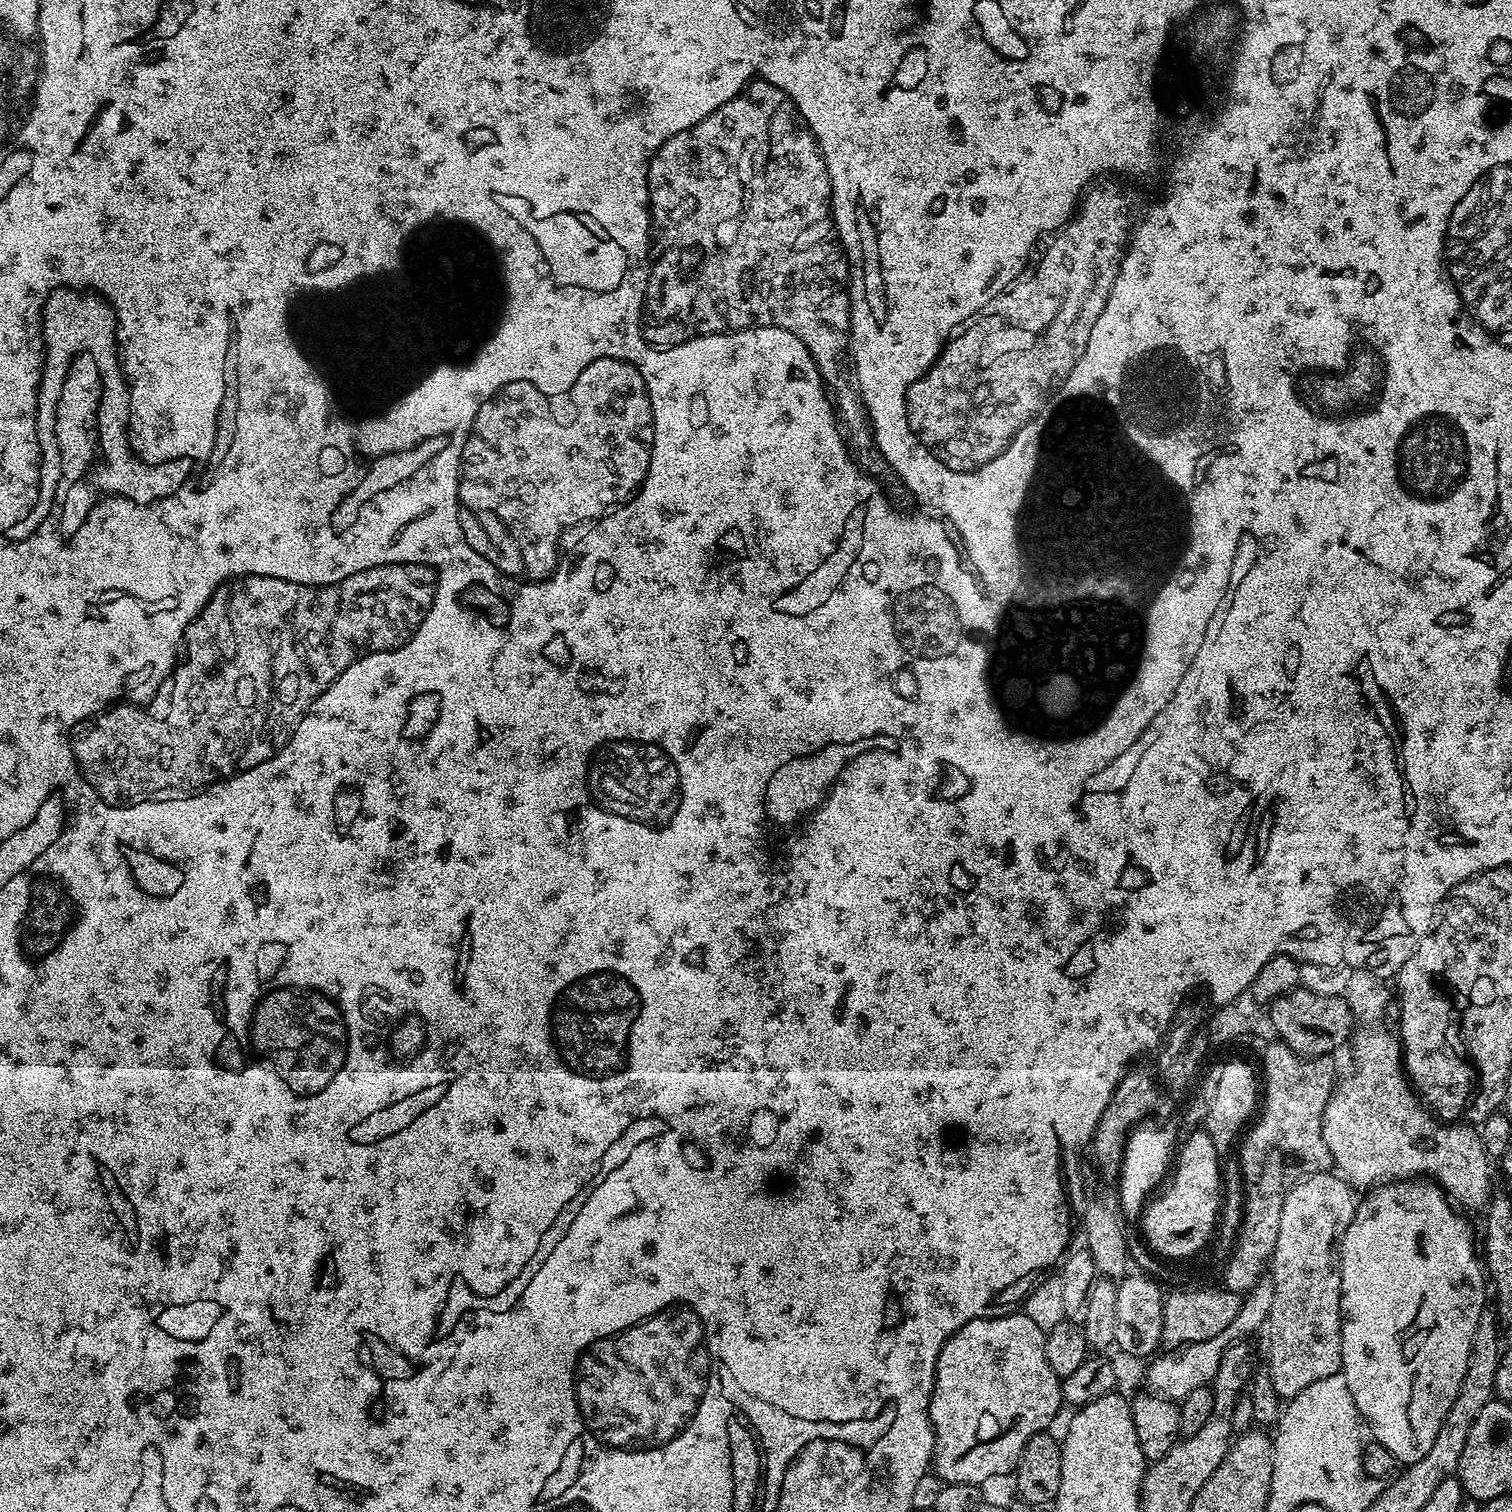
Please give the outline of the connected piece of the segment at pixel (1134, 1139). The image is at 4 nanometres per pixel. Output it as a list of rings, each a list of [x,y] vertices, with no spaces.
[[[1177,1117],[1160,1122],[1143,1121],[1132,1129],[1123,1152],[1120,1174],[1116,1178],[1117,1205],[1125,1221],[1136,1221],[1143,1215],[1148,1197],[1165,1181],[1179,1143],[1179,1119]]]

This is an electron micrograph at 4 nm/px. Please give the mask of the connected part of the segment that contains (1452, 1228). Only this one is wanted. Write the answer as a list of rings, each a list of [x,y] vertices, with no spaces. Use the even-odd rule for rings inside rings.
[[[1412,1178],[1394,1180],[1391,1183],[1373,1187],[1367,1193],[1365,1200],[1361,1199],[1356,1206],[1356,1213],[1350,1226],[1340,1239],[1338,1263],[1340,1265],[1340,1310],[1342,1323],[1340,1325],[1340,1349],[1342,1358],[1340,1367],[1346,1378],[1346,1386],[1350,1386],[1350,1394],[1356,1403],[1356,1411],[1365,1421],[1372,1423],[1371,1439],[1377,1444],[1386,1446],[1392,1457],[1401,1465],[1407,1466],[1418,1462],[1430,1446],[1438,1438],[1438,1430],[1450,1410],[1454,1406],[1454,1398],[1458,1398],[1458,1390],[1462,1386],[1462,1378],[1466,1378],[1466,1366],[1470,1362],[1470,1350],[1474,1342],[1474,1334],[1478,1330],[1478,1322],[1484,1317],[1484,1284],[1486,1288],[1486,1272],[1478,1255],[1478,1240],[1472,1237],[1468,1224],[1459,1216],[1461,1213],[1454,1207],[1453,1201],[1442,1191],[1435,1182],[1417,1182]],[[1388,1195],[1397,1196],[1400,1204],[1392,1204],[1385,1210],[1380,1203]]]

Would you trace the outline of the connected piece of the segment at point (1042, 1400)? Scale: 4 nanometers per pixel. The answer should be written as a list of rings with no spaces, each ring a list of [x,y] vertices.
[[[1012,1310],[1009,1311],[1007,1316],[987,1316],[986,1318],[978,1318],[977,1320],[966,1322],[966,1326],[959,1328],[944,1343],[942,1350],[938,1354],[932,1397],[928,1407],[928,1417],[932,1423],[932,1432],[936,1435],[936,1449],[932,1451],[931,1467],[934,1469],[935,1475],[939,1476],[944,1484],[975,1484],[984,1486],[987,1480],[992,1480],[995,1476],[1004,1476],[1007,1472],[1009,1475],[1016,1465],[1019,1464],[1022,1450],[1030,1437],[1053,1427],[1051,1425],[1052,1419],[1059,1414],[1060,1408],[1062,1409],[1062,1401],[1060,1399],[1061,1377],[1056,1376],[1054,1370],[1050,1370],[1050,1362],[1046,1362],[1045,1335],[1045,1329],[1040,1328],[1038,1322],[1030,1322],[1030,1318],[1025,1316],[1023,1311]]]

